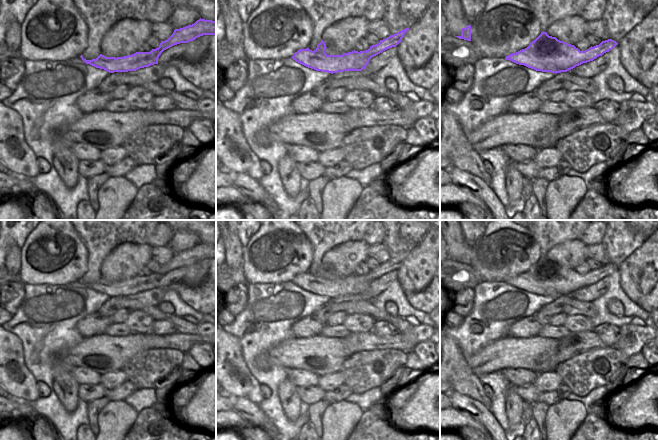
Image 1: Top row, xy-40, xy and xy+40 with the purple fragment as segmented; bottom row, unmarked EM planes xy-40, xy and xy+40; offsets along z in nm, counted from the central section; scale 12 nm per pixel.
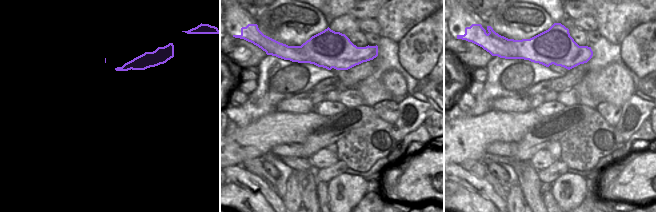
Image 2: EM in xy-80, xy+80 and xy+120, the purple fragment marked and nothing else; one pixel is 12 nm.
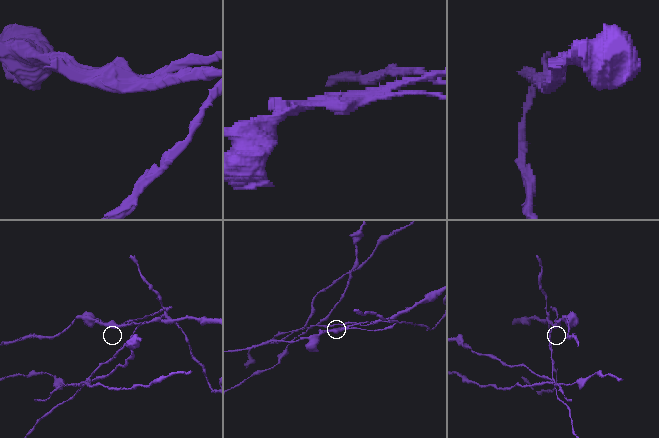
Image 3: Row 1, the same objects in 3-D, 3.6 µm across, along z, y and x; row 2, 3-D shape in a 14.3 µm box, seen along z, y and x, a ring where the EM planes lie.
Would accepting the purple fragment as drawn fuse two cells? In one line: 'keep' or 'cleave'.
cleave

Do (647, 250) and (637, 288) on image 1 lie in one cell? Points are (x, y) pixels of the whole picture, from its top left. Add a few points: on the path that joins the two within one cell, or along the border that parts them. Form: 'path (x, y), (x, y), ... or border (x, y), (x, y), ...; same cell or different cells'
path (647, 259), (638, 275), (638, 279); same cell

